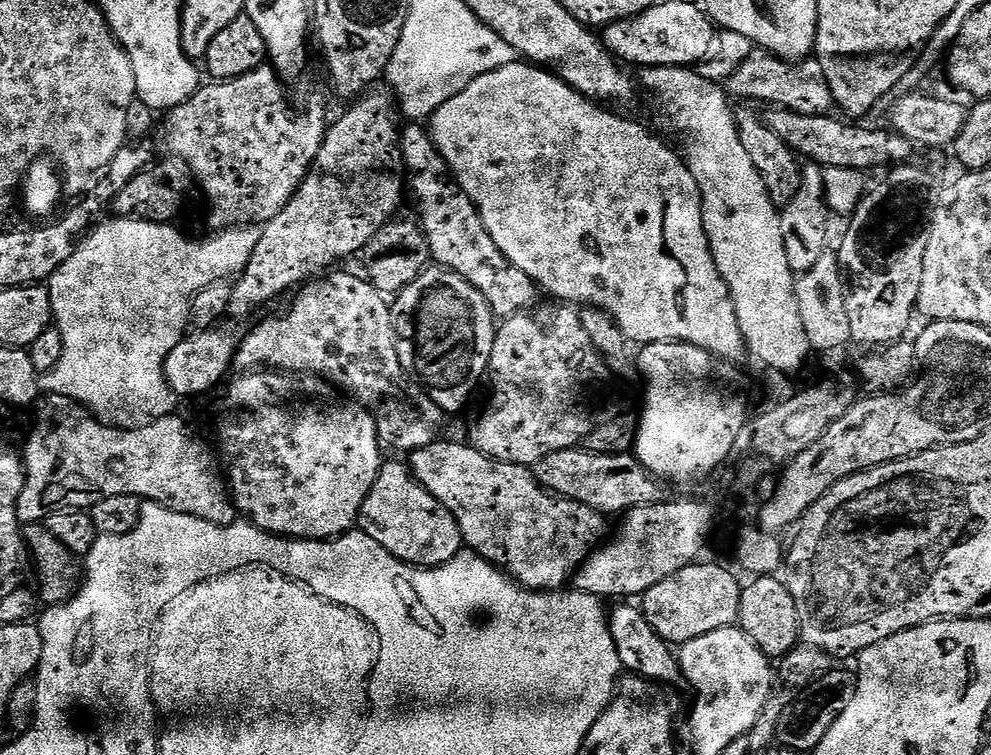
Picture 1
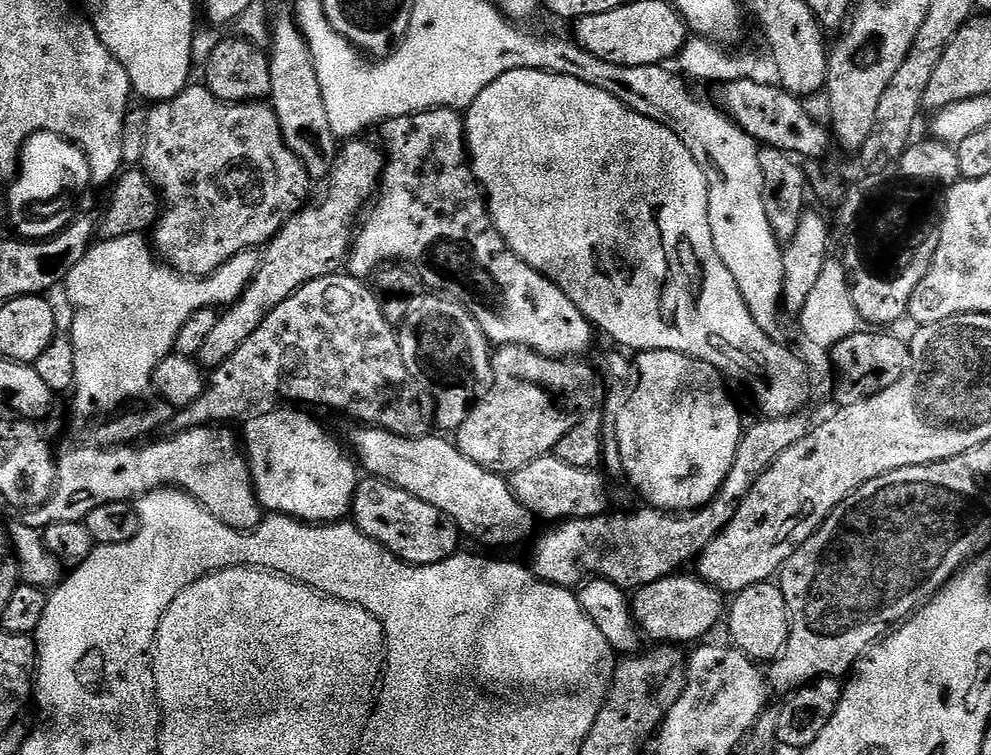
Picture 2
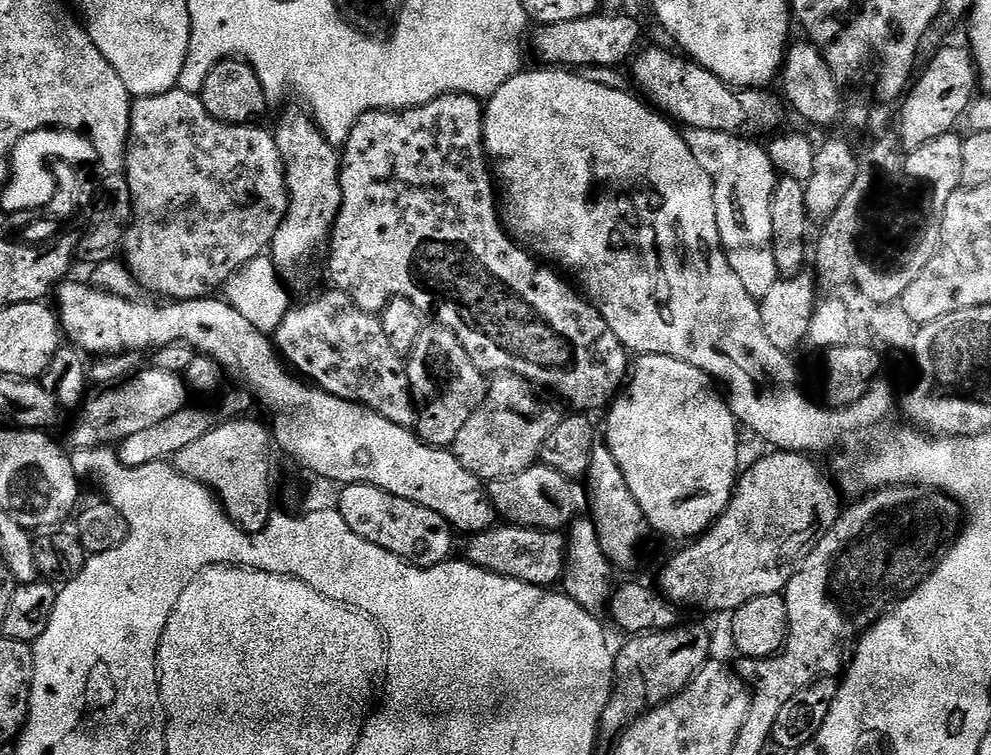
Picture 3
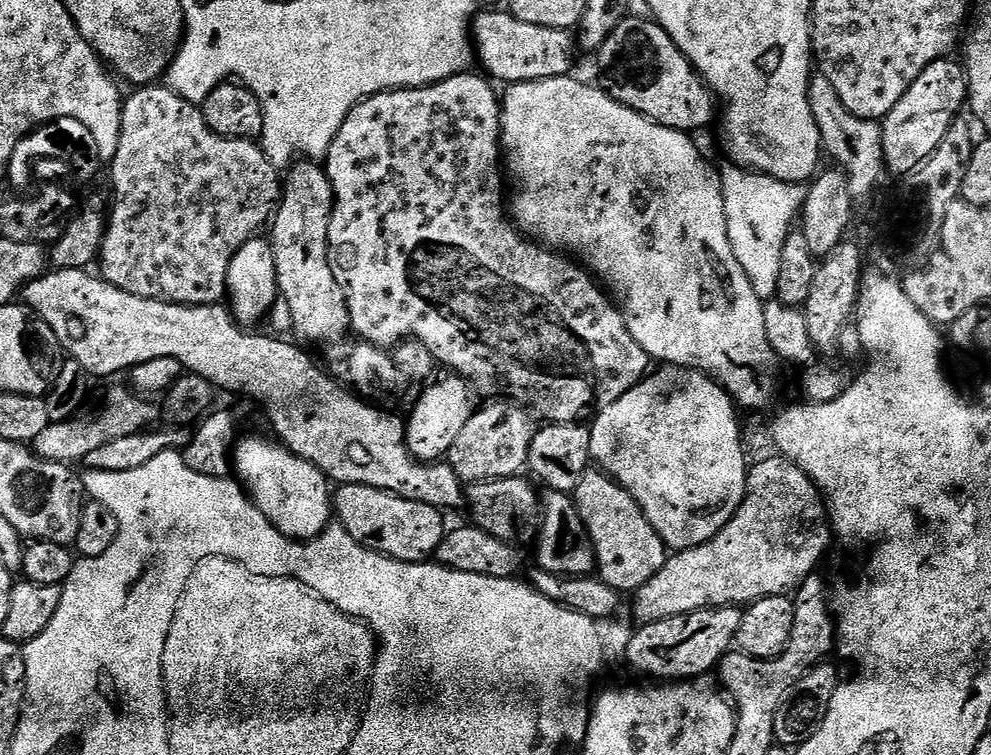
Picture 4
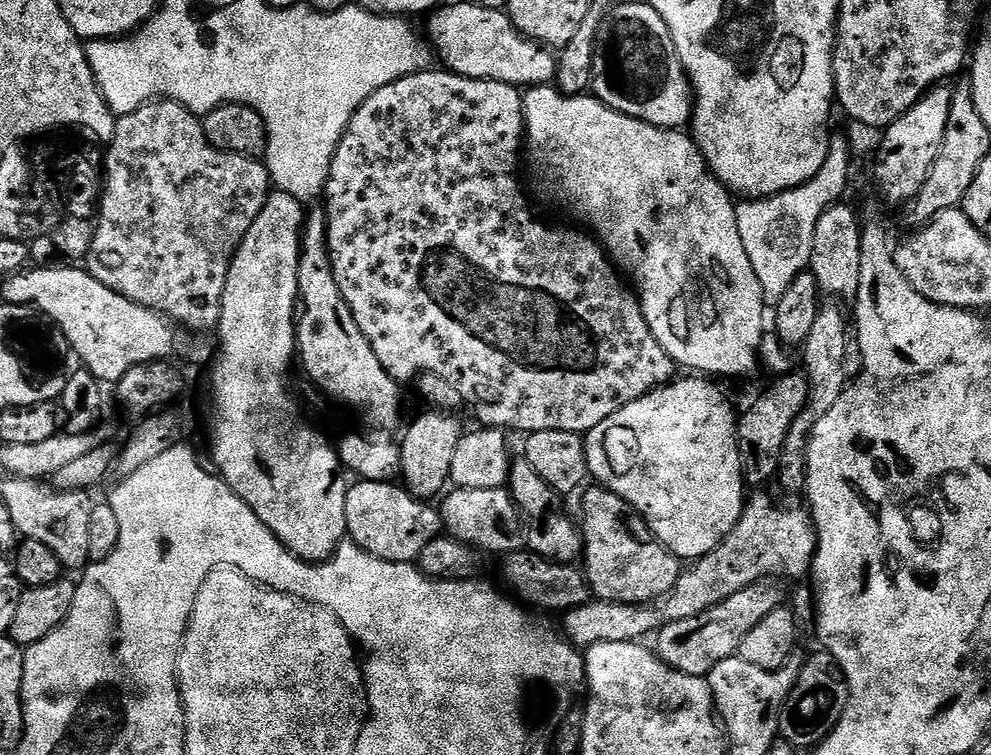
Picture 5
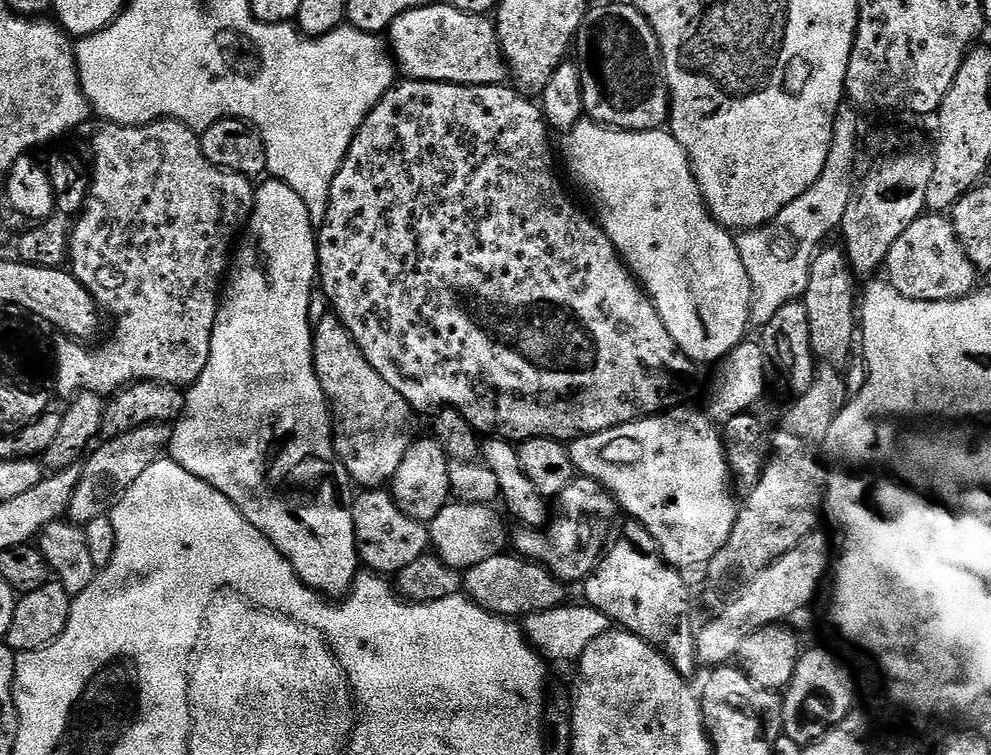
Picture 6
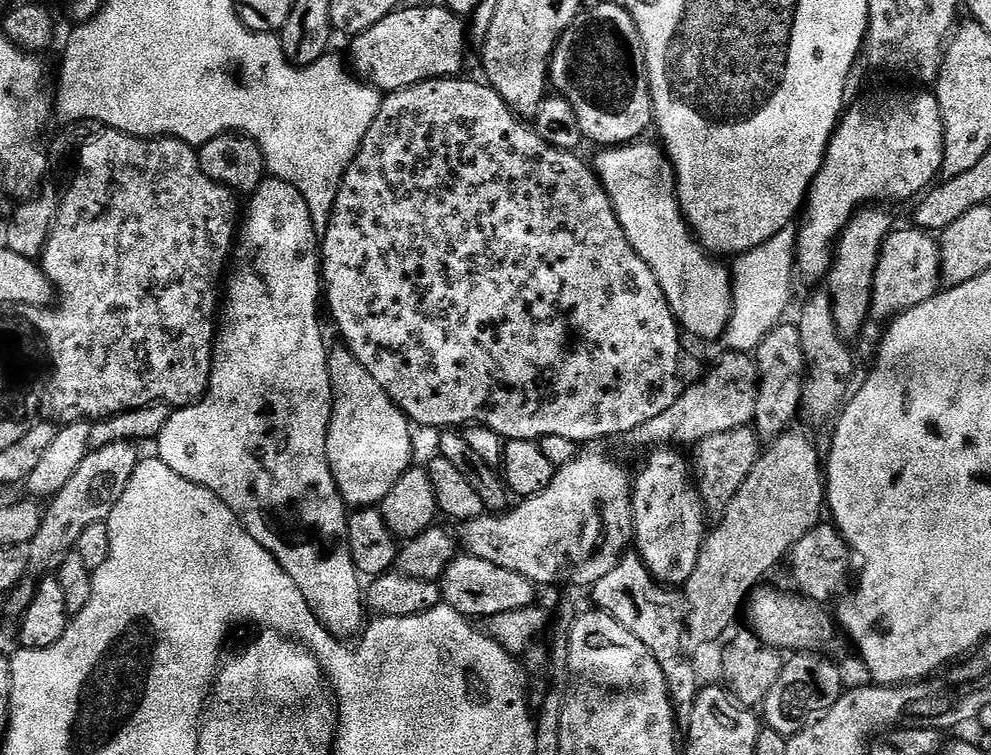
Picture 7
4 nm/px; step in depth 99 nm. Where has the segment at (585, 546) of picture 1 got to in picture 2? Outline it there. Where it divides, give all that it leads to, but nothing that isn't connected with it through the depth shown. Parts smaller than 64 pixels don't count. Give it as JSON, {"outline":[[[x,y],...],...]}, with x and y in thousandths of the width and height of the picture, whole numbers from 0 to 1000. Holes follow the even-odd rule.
{"outline":[[[374,564],[360,568],[354,588],[360,616],[372,632],[391,636],[398,645],[418,654],[418,660],[434,665],[447,683],[455,686],[469,711],[477,710],[482,719],[496,726],[513,726],[538,709],[539,685],[521,664],[516,640],[508,629],[482,617],[482,612],[474,612],[455,581],[433,575],[419,583]]]}

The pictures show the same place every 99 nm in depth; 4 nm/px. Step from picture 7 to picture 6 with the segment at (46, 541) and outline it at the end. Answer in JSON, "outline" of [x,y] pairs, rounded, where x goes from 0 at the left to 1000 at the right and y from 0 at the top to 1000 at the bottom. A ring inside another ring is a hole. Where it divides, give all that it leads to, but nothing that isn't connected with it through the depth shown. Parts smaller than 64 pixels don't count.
{"outline":[[[165,559],[148,562],[122,577],[106,581],[104,587],[102,593],[94,592],[88,600],[81,621],[79,644],[75,649],[75,657],[71,660],[67,679],[68,687],[74,694],[84,697],[95,686],[106,682],[124,652],[139,633],[143,633],[143,623],[166,603],[174,587],[174,567]]]}

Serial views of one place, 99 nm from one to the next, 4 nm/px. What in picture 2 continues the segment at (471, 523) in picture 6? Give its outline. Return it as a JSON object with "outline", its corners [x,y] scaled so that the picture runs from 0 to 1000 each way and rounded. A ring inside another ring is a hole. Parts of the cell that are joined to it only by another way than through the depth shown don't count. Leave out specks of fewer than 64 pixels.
{"outline":[[[554,601],[547,607],[539,607],[539,612],[535,612],[535,617],[527,617],[527,623],[516,626],[515,640],[517,653],[521,656],[521,664],[532,678],[536,678],[538,685],[545,687],[546,683],[549,689],[557,689],[553,691],[568,691],[587,683],[608,683],[615,677],[614,646],[609,642],[608,634],[610,636],[610,632],[604,624],[597,620],[572,616],[571,612],[565,611],[559,601]]]}

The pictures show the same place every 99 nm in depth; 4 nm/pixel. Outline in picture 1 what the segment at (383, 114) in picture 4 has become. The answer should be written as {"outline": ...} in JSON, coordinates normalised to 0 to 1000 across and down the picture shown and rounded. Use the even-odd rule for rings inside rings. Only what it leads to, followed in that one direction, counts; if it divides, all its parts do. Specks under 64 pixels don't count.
{"outline":[[[416,162],[407,171],[406,195],[410,244],[414,260],[420,264],[420,275],[424,279],[422,295],[428,303],[432,325],[436,332],[436,344],[445,355],[461,360],[474,379],[478,379],[490,395],[502,420],[512,421],[532,415],[541,397],[543,379],[519,347],[512,344],[503,331],[498,315],[490,305],[484,287],[484,277],[463,244],[460,242],[452,216],[440,196],[436,176],[431,168]]]}

